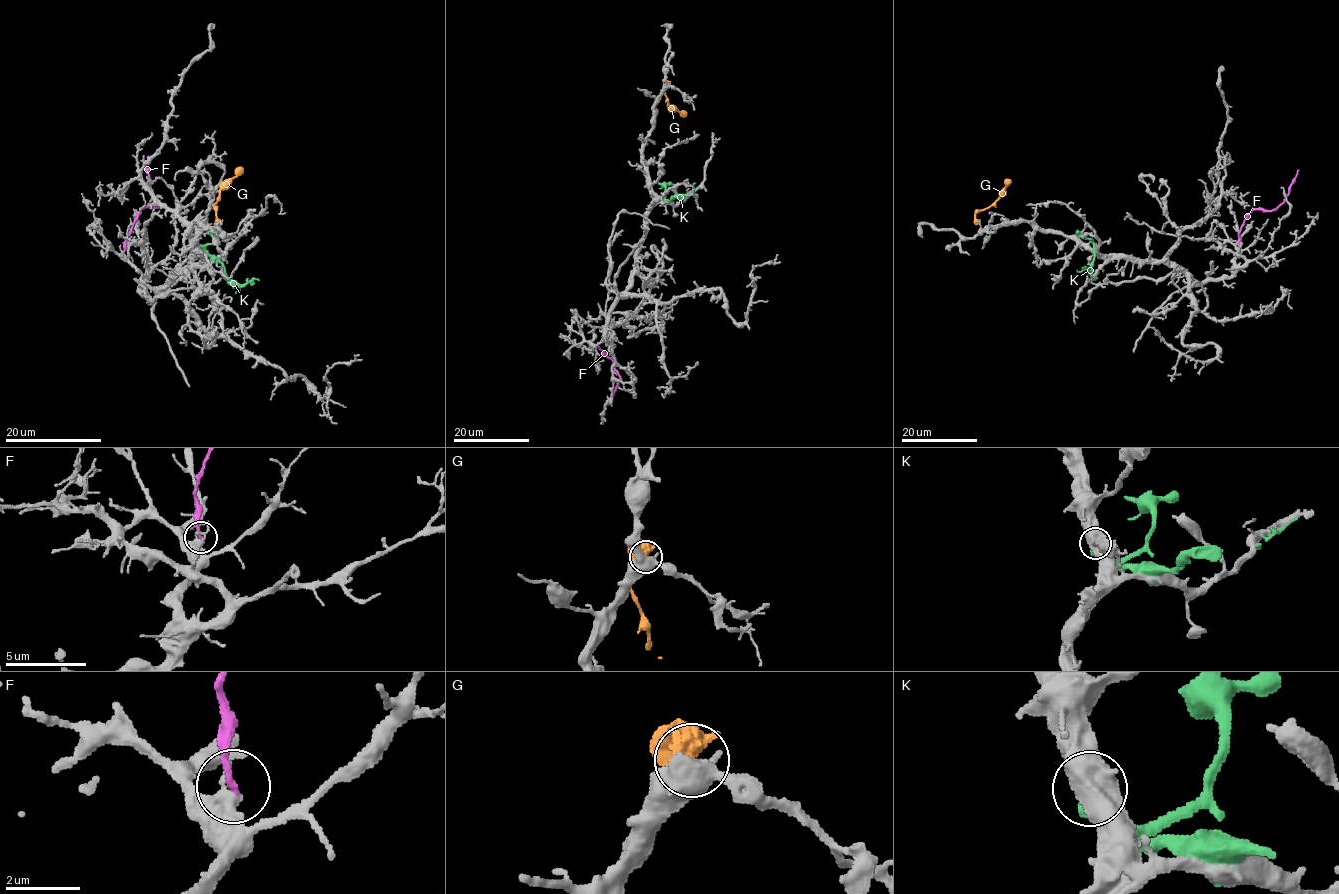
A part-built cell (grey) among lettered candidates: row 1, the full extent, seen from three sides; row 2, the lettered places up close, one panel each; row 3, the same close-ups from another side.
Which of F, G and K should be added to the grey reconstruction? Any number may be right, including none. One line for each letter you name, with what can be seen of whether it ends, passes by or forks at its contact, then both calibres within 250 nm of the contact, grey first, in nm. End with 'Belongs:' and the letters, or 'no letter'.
Belongs: no letter

